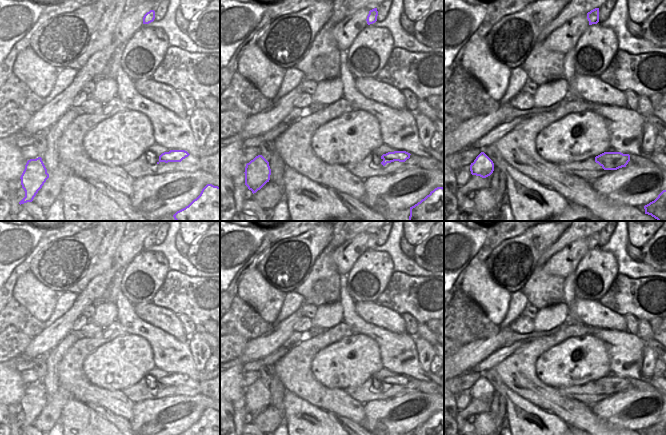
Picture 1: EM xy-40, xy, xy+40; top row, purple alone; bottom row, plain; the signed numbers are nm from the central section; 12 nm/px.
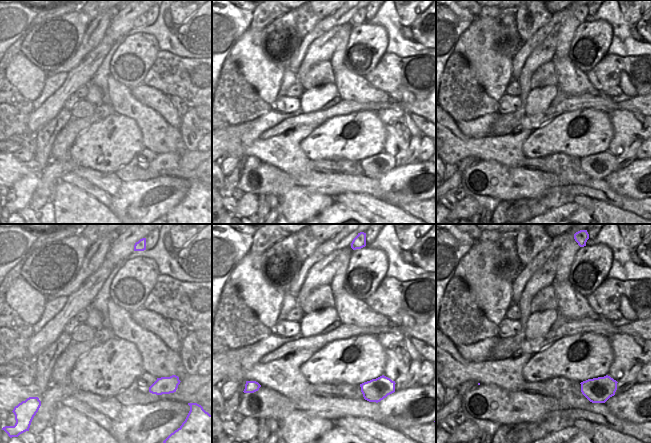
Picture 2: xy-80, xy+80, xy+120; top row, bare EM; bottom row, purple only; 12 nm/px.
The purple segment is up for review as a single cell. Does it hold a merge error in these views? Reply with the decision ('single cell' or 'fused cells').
single cell

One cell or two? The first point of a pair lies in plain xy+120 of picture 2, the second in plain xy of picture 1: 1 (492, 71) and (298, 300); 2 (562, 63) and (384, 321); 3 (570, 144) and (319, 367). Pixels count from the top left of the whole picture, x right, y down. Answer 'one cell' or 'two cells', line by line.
1: two cells
2: one cell
3: one cell

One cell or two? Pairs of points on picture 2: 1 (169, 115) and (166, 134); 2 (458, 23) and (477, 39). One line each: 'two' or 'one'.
1: two
2: two

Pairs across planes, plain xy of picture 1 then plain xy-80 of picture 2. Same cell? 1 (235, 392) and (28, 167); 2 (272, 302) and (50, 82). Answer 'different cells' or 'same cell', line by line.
1: same cell
2: different cells

